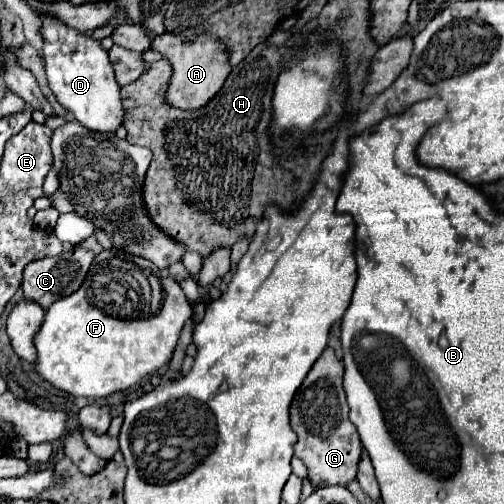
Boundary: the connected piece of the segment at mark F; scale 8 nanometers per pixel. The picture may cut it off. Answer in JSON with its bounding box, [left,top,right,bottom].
[35,250,191,398]

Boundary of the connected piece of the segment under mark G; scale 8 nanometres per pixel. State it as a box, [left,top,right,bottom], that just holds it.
[291,348,361,490]

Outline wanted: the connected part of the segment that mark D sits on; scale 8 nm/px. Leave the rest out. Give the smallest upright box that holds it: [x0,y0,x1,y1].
[41,16,125,132]

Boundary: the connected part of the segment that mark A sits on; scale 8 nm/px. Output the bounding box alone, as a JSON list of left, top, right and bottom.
[151,34,231,110]

